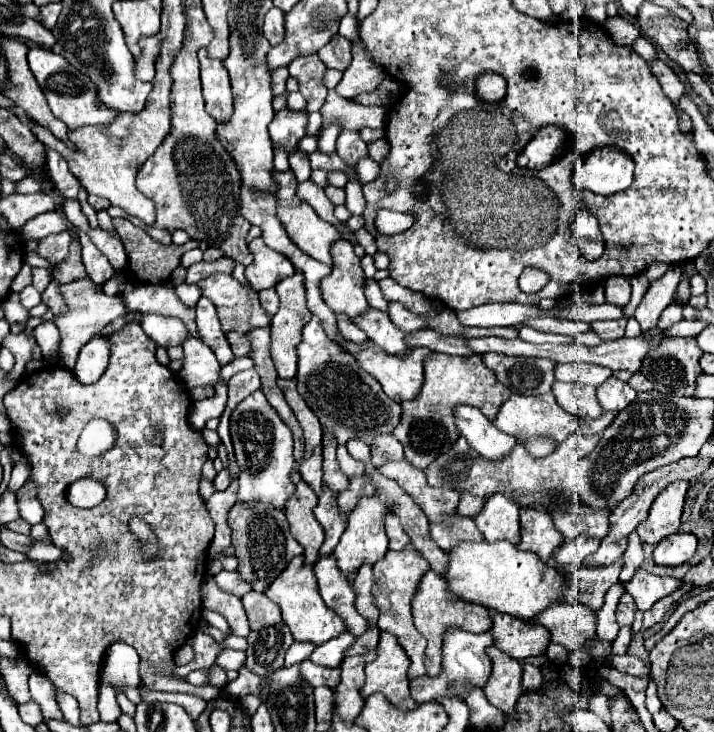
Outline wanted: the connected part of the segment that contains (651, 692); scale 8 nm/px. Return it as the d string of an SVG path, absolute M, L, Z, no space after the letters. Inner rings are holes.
M650 678L648 688L646 688L646 708L648 708L650 714L656 714L662 708L662 702L660 702L660 698L656 694L656 684L654 684L652 678Z

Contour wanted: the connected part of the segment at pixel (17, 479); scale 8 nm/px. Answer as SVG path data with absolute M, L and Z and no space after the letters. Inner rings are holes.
M22 456L22 458L14 464L8 490L10 490L10 492L18 492L18 490L22 488L22 484L28 480L28 474L30 474L30 466L28 466L28 460Z

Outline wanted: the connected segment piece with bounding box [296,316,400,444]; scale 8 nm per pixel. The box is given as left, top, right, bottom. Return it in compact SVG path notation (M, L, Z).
M316 316L302 328L302 342L298 344L298 394L308 402L318 420L334 430L338 444L350 438L360 438L372 444L376 434L390 434L400 422L400 404L390 400L380 384L364 372L352 354L332 342Z

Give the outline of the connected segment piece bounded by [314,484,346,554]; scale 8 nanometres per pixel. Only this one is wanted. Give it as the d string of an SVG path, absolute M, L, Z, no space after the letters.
M324 484L322 496L318 498L318 506L314 508L314 516L316 516L316 520L322 524L322 528L326 532L326 540L322 544L320 554L332 554L336 544L340 542L342 532L346 530L346 516L338 510L336 496L326 484Z

